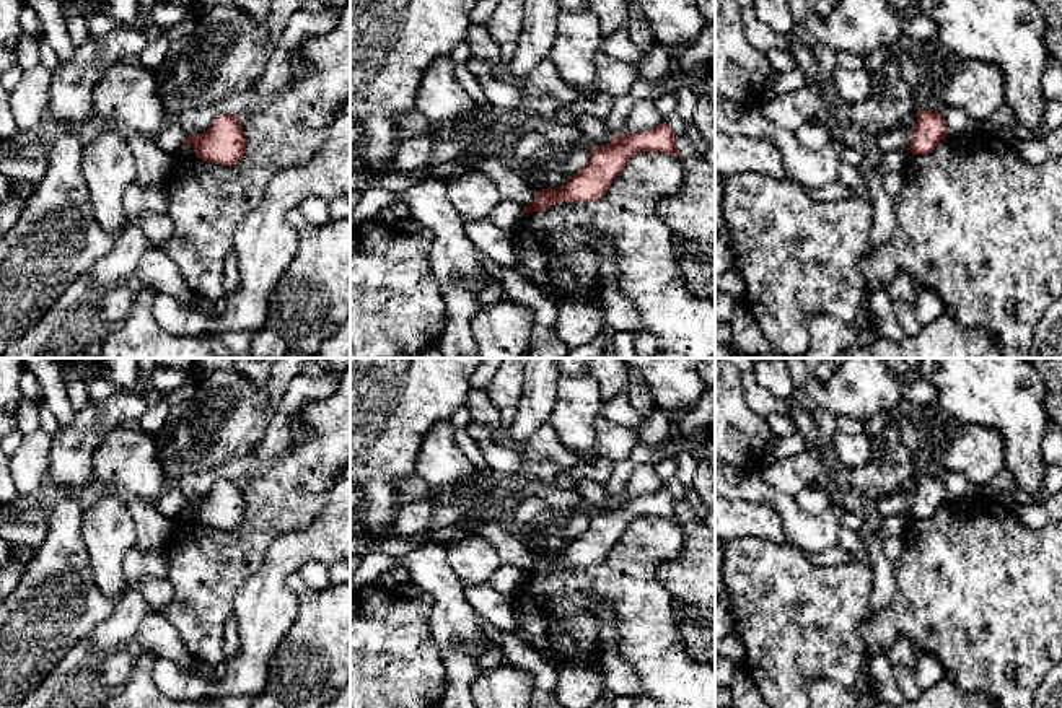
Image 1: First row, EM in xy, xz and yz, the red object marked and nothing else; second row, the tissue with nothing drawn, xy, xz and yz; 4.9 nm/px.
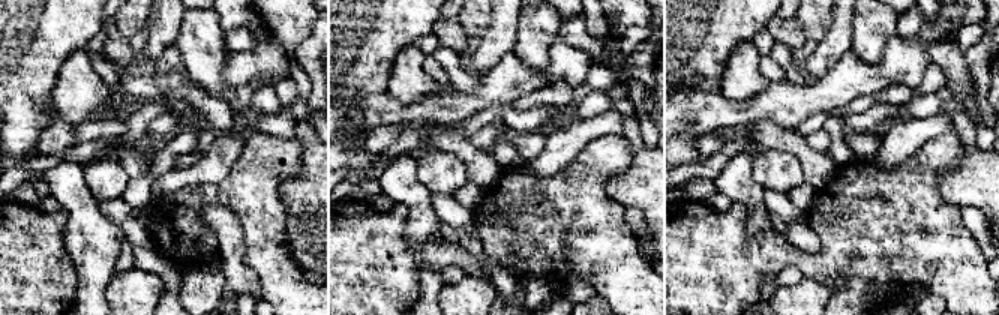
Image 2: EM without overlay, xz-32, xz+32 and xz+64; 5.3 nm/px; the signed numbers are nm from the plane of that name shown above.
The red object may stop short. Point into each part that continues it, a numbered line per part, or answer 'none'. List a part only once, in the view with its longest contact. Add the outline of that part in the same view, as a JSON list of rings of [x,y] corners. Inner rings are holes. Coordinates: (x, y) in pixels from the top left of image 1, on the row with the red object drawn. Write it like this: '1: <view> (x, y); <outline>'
none

